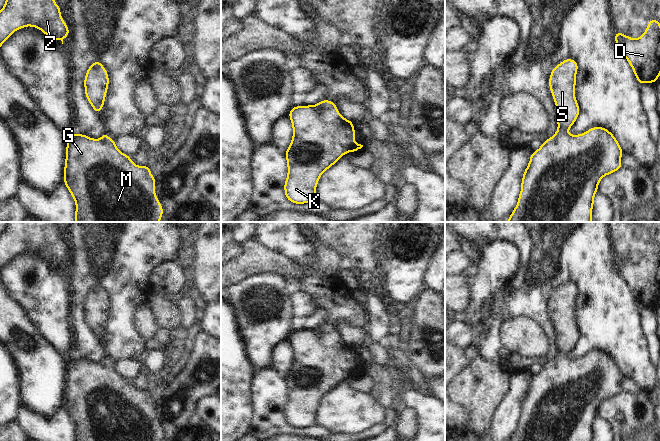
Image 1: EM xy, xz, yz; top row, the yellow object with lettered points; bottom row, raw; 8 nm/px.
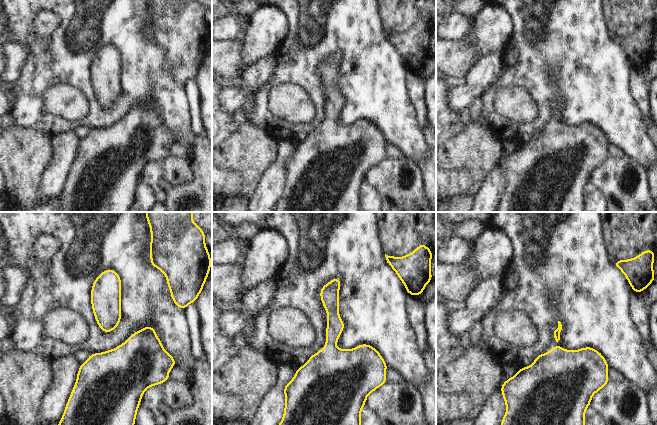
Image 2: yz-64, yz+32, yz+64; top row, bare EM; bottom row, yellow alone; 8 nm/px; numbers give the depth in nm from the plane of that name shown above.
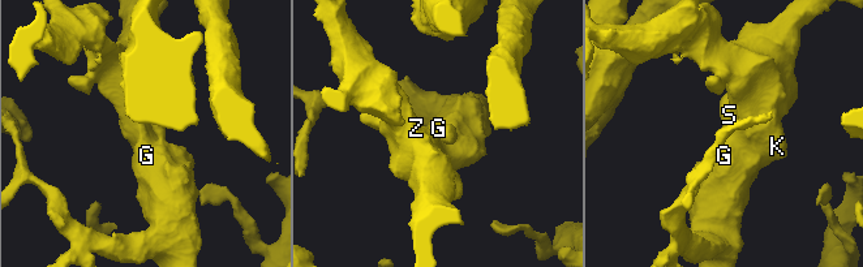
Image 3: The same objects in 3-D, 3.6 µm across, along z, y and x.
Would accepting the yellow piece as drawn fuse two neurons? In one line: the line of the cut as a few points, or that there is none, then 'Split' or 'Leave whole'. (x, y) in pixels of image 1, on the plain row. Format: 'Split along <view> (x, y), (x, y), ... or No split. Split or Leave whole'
No split. Leave whole.

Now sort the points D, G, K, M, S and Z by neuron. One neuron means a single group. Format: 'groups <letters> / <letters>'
groups D G K M S Z

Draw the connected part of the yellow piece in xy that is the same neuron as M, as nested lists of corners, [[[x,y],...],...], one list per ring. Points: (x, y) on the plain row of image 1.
[[[103,356],[101,363],[92,363],[85,358],[70,357],[67,363],[66,382],[64,390],[64,408],[75,424],[75,441],[162,441],[164,433],[161,430],[155,417],[155,404],[150,396],[150,389],[138,390],[131,385],[130,379],[123,378],[115,369],[115,364],[108,361],[107,356]]]

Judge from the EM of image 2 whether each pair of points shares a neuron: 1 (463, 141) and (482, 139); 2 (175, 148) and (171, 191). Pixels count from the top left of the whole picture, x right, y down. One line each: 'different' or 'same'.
1: same
2: different

